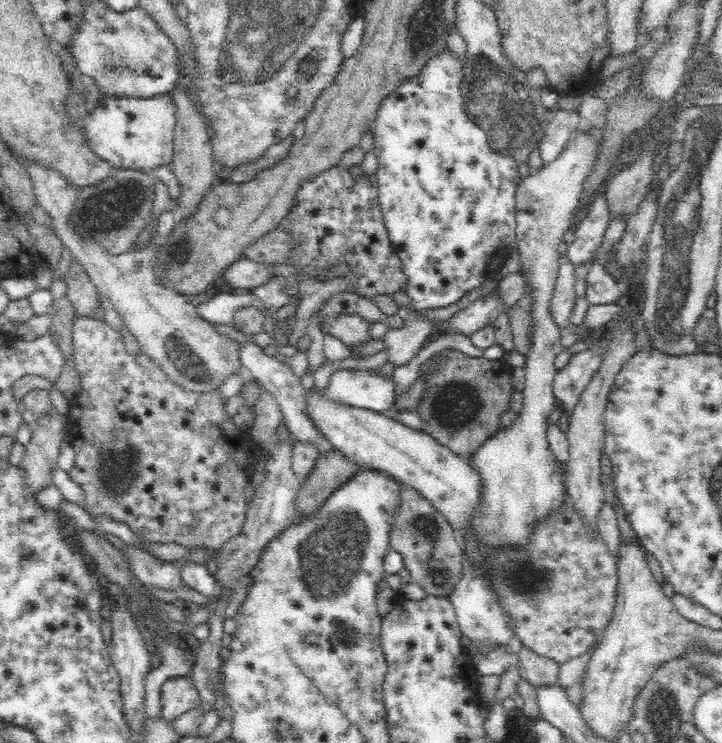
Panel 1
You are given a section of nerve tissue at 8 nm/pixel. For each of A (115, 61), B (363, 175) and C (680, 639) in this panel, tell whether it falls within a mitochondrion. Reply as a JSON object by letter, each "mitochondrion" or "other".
{"A":"mitochondrion","B":"other","C":"other"}

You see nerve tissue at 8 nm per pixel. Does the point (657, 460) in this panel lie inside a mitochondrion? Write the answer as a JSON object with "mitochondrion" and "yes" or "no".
{"mitochondrion":"no"}

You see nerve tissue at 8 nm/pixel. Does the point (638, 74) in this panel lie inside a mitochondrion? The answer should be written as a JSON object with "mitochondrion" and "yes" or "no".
{"mitochondrion":"no"}

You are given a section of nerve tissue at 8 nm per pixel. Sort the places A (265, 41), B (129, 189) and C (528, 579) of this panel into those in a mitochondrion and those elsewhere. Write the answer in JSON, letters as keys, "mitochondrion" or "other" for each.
{"A":"mitochondrion","B":"mitochondrion","C":"mitochondrion"}

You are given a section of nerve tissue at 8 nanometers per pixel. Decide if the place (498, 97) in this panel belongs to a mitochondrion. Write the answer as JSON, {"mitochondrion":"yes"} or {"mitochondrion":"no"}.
{"mitochondrion":"yes"}

